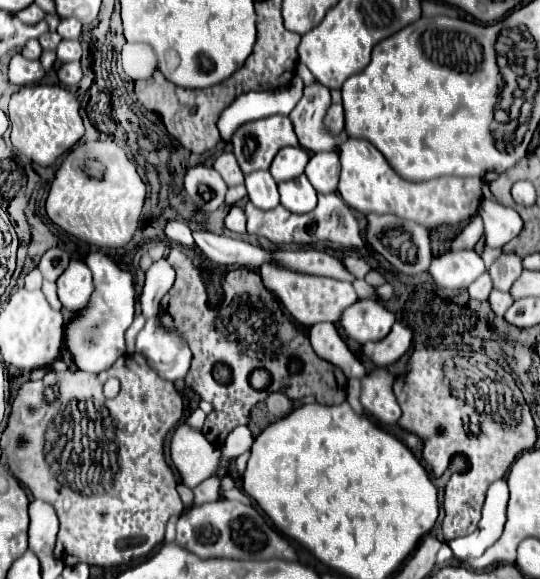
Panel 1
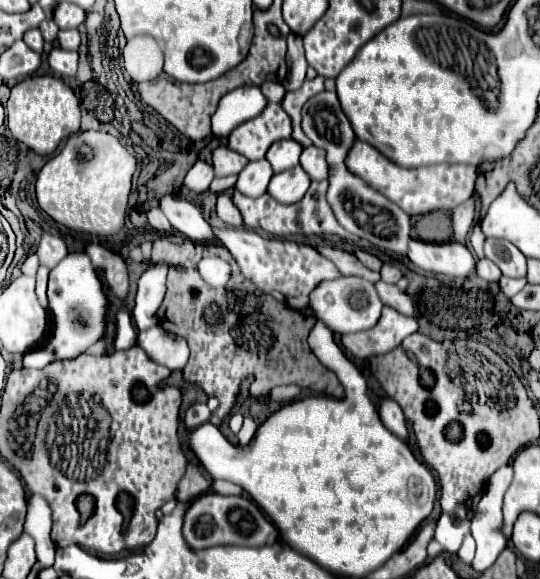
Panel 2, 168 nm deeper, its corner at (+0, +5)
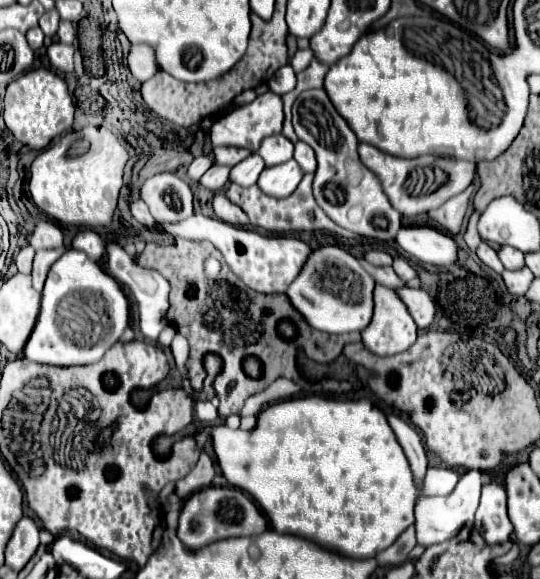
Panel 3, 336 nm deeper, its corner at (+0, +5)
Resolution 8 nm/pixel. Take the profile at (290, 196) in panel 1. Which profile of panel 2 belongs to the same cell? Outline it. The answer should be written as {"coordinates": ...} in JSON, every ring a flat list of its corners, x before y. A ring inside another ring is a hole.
{"coordinates":[[297,165,297,167,293,167,293,169,289,169,289,171,275,173,275,175,273,175,273,181,269,181,267,193,269,193,273,199,291,205,291,203,299,201,299,199,307,193,309,183,311,183,309,175,303,171,301,165]]}

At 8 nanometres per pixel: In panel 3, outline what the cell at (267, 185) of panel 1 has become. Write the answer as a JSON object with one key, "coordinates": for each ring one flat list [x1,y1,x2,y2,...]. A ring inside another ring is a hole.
{"coordinates":[[253,153,245,161,237,163,231,169,231,181,237,183,237,185,241,185,241,187,257,185,257,179,259,179,259,175,261,175,263,169,265,169,265,161,257,153]]}

